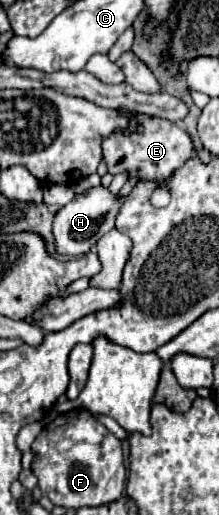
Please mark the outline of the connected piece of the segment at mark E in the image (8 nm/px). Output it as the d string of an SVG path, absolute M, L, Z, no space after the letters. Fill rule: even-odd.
M119 108L121 114L125 114L129 120L135 120L135 130L125 132L117 130L111 136L103 138L101 150L103 150L103 160L107 164L109 174L121 174L127 172L129 178L139 178L141 182L155 182L157 188L151 192L149 202L157 208L167 206L171 200L171 192L167 188L167 180L173 176L177 168L181 168L189 158L193 158L193 142L187 130L183 130L179 124L169 122L165 118L155 118L155 116L145 116L145 114L135 114L131 110ZM137 126L143 126L143 132L137 130Z

